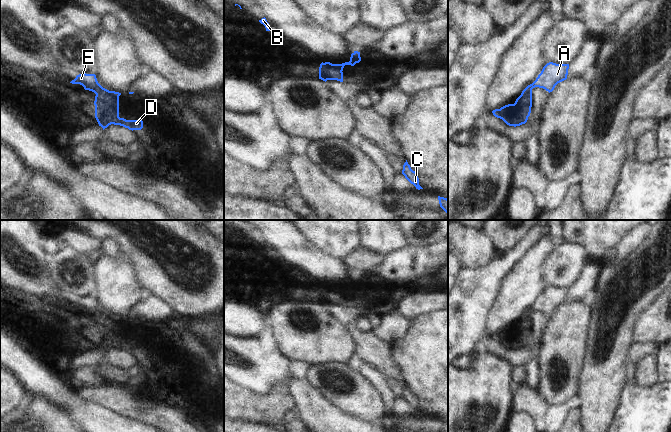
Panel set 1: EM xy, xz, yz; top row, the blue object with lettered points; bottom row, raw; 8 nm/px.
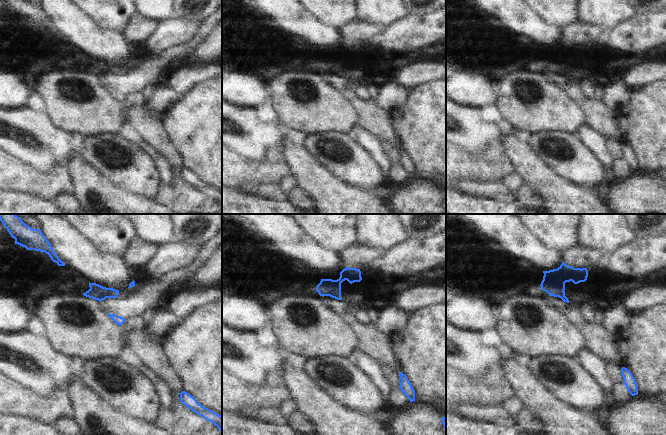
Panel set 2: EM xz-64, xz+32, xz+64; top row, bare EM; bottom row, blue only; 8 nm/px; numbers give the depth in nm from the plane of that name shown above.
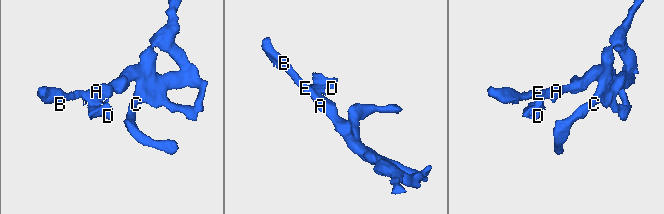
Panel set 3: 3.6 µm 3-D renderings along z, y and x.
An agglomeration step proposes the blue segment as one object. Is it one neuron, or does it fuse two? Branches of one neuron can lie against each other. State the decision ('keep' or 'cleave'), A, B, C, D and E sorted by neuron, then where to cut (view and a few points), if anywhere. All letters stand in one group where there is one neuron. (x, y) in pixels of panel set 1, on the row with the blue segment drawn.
cleave; groups A B C E / D; cut xy (118, 97), (97, 97), (95, 99)

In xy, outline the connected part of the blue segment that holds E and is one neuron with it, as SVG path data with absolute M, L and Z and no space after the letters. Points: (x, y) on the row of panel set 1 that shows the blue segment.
M82 73L76 76L70 83L80 84L85 90L92 91L96 94L95 99L100 97L108 97L110 99L119 98L121 93L115 91L109 91L103 88L97 81L95 74Z

